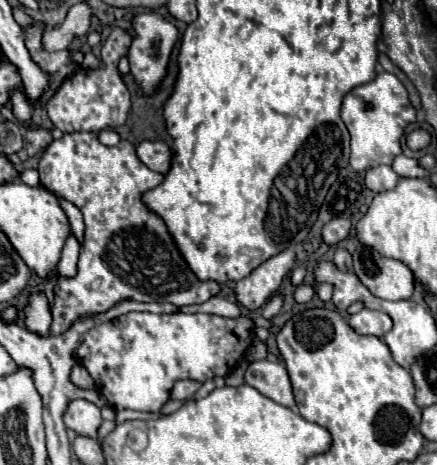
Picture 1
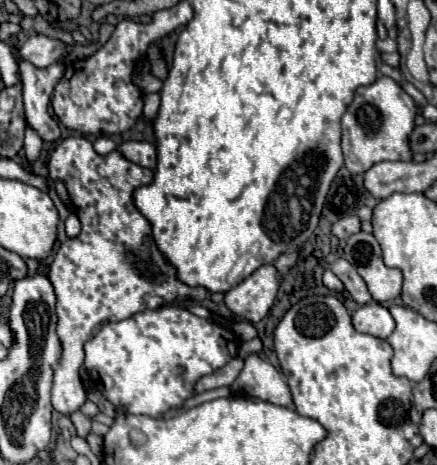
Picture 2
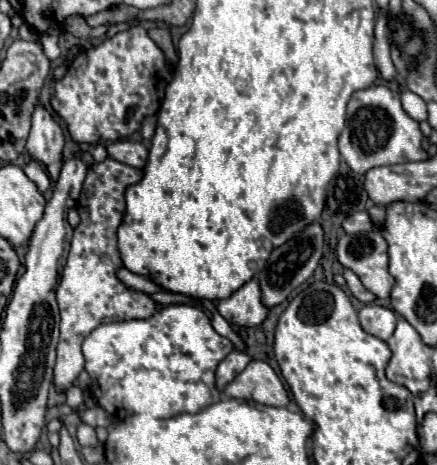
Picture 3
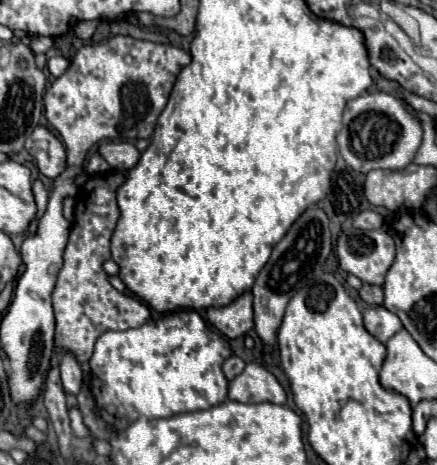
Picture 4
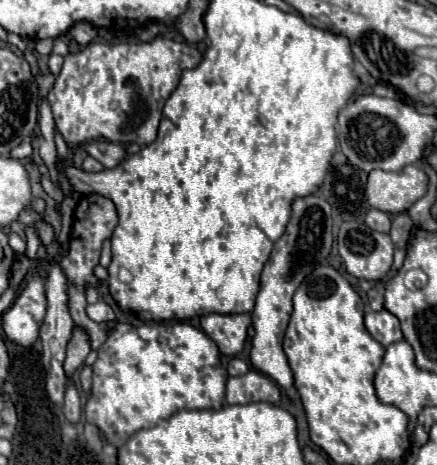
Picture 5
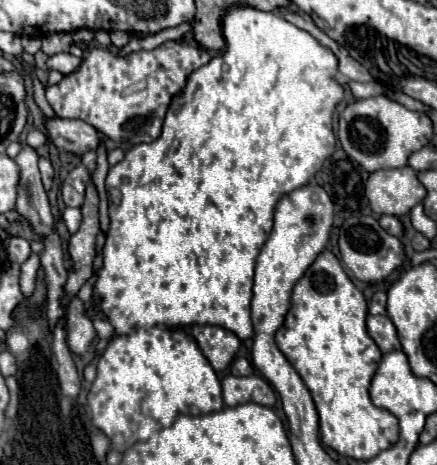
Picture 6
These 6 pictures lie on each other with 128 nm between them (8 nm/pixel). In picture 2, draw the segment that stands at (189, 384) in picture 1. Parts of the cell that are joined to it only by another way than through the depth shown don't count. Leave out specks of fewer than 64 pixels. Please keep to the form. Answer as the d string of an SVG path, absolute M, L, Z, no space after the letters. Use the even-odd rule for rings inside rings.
M242 358L230 360L224 368L220 368L218 372L214 372L212 376L204 376L204 378L196 380L194 382L194 392L200 394L204 390L212 390L212 388L220 388L220 386L230 386L236 380L236 376L240 374L242 366L244 366Z

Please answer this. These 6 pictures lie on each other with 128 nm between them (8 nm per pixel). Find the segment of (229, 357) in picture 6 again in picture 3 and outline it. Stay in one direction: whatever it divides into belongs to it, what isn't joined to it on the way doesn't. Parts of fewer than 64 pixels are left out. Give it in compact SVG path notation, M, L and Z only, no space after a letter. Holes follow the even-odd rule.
M258 278L246 282L230 298L220 300L218 312L234 326L258 326L266 320L268 308L262 304L262 290Z

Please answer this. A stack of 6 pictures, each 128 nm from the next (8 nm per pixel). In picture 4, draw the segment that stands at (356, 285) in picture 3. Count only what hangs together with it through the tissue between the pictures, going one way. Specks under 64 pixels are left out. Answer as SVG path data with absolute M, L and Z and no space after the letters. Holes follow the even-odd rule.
M362 284L362 288L358 290L360 298L370 304L370 306L380 306L382 304L382 288L380 286L370 286L370 284Z

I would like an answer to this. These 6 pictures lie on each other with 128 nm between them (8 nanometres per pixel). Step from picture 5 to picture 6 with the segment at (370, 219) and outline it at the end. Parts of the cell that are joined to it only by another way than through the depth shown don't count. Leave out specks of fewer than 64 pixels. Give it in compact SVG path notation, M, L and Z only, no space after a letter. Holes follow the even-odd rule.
M380 216L378 224L380 224L388 234L392 234L392 236L396 236L396 238L402 236L402 224L400 224L398 218L394 218L394 216Z

